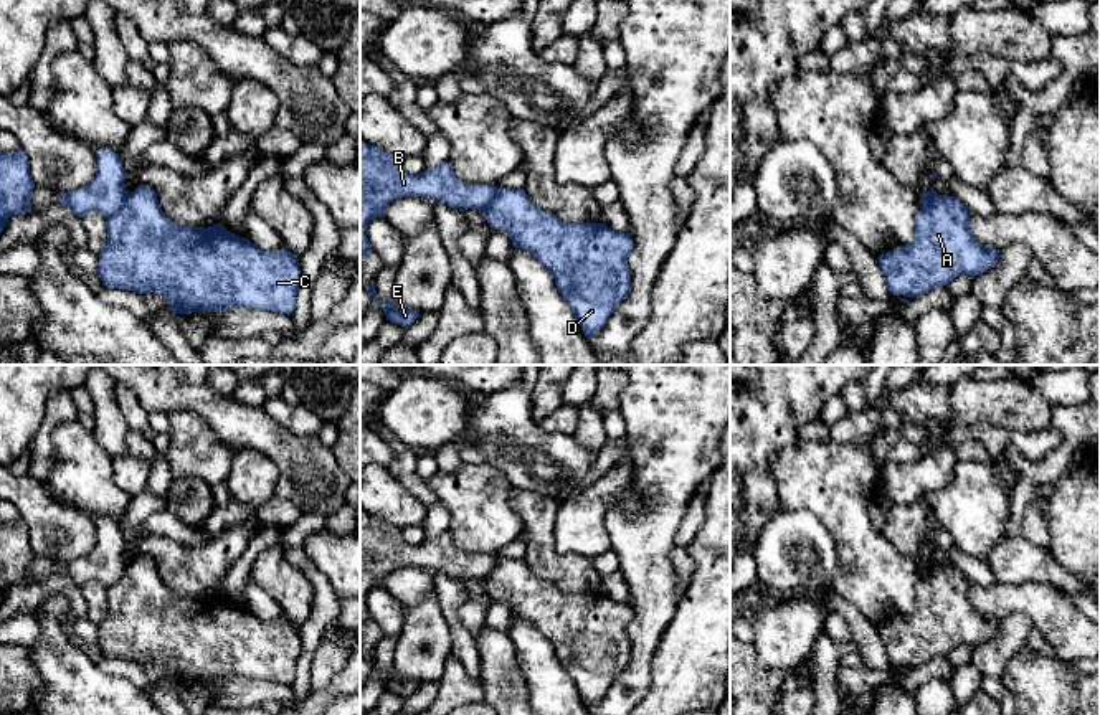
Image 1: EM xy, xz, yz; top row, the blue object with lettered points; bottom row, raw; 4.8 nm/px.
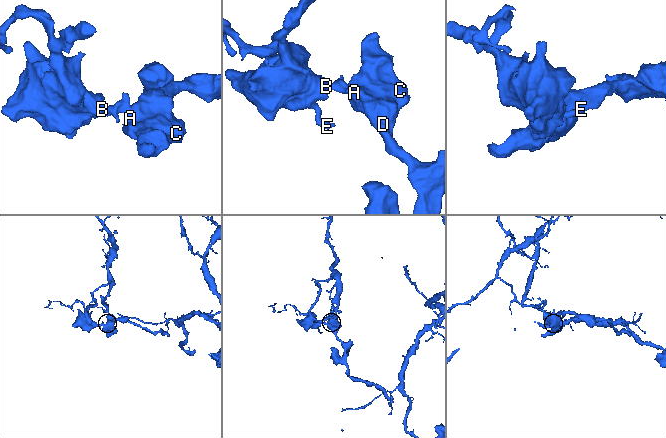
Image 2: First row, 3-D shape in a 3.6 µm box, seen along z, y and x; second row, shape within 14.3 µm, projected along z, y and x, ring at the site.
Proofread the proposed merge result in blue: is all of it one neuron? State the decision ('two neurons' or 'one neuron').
two neurons

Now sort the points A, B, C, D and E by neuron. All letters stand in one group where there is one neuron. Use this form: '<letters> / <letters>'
A C D / B E

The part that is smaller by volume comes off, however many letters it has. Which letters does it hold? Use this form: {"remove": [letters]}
{"remove": ["A", "C", "D"]}

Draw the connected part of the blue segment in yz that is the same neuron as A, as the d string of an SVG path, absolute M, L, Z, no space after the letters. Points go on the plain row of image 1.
M948 565L920 576L915 611L877 627L890 664L918 667L958 646L976 647L998 632L999 621L973 606L968 581Z

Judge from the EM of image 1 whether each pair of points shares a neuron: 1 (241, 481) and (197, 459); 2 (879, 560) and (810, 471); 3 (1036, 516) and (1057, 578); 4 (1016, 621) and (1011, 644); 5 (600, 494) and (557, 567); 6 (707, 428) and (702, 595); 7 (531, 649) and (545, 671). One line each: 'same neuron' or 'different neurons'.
1: different neurons
2: same neuron
3: different neurons
4: same neuron
5: different neurons
6: different neurons
7: same neuron

